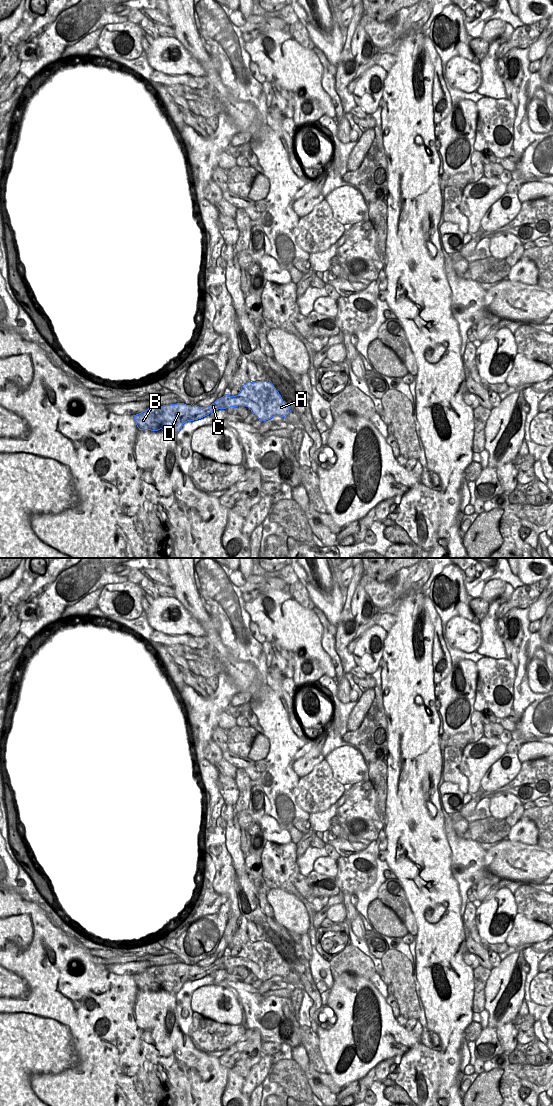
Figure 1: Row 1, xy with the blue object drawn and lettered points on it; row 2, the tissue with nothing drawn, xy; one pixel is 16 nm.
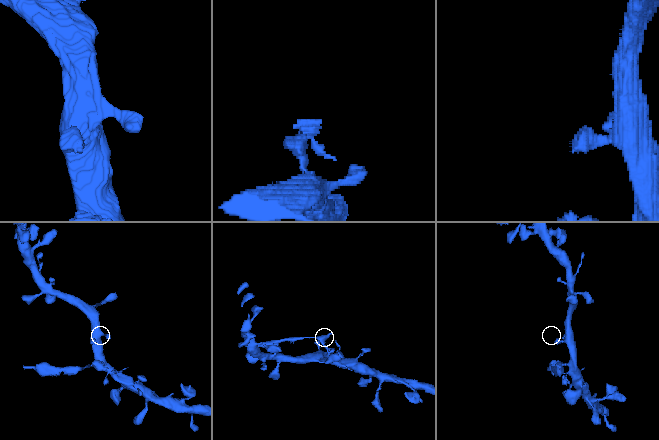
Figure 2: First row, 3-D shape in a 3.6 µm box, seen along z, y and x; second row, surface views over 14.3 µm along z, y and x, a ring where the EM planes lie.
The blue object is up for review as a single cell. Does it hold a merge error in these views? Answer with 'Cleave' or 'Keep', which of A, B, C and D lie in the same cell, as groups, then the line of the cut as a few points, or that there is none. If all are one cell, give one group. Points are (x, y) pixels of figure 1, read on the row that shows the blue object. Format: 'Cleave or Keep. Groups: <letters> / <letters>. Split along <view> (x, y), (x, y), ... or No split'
Cleave. Groups: A / B C D. Split along xy (223, 396), (227, 407).

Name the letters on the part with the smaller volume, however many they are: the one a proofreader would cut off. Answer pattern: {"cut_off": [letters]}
{"cut_off": ["B", "C", "D"]}

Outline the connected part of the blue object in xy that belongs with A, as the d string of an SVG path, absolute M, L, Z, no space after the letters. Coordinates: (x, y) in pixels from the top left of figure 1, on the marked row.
M268 381L247 382L236 396L224 395L227 408L246 406L261 421L287 416L291 410L276 388Z

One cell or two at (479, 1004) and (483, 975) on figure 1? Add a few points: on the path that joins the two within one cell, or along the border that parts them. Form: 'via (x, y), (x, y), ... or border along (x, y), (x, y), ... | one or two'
via (479, 997), (480, 982) | one

